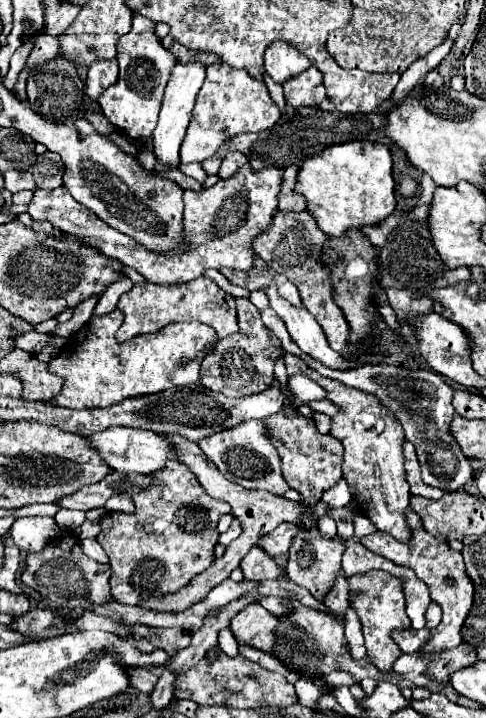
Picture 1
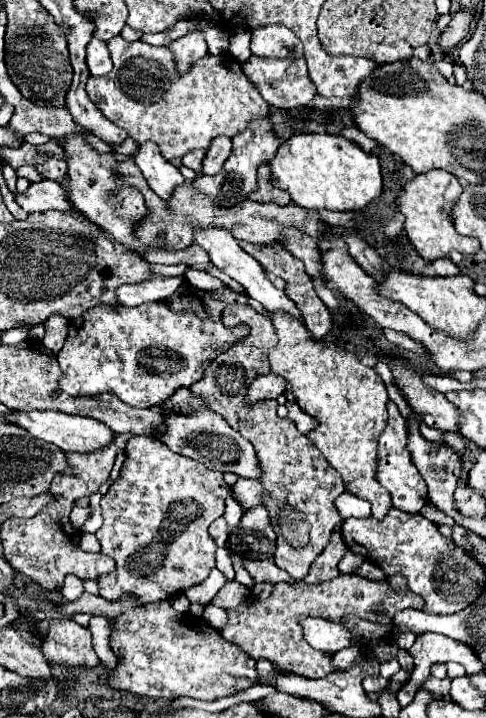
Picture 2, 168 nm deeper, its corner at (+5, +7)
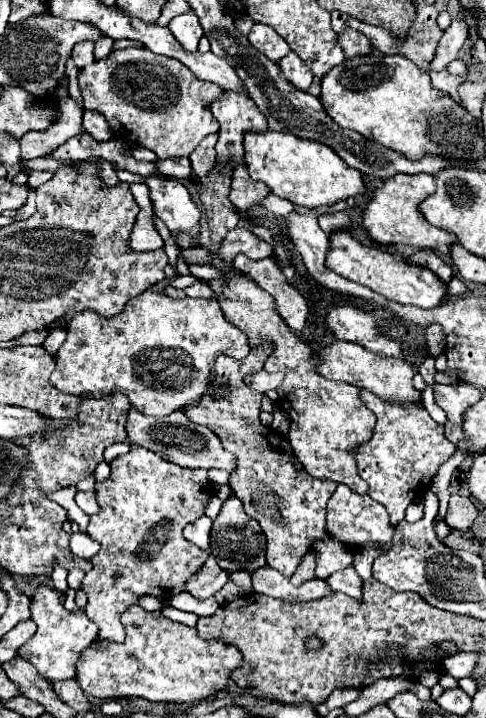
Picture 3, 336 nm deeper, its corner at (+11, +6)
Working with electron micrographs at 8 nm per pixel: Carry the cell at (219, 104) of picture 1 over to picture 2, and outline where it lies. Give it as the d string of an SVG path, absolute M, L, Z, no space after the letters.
M113 36L107 42L107 46L111 52L113 70L111 74L101 78L93 78L93 76L89 78L87 82L89 98L95 102L95 106L99 106L99 110L113 124L123 128L139 144L147 140L159 142L163 156L167 160L181 158L187 152L193 152L197 148L207 148L211 140L221 134L235 136L243 132L253 120L265 118L269 114L269 104L263 102L263 96L259 94L257 86L243 74L241 64L231 54L219 54L219 56L207 54L195 64L195 70L191 70L191 74L185 74L183 78L175 78L169 48L155 48L141 40L125 42L121 36Z

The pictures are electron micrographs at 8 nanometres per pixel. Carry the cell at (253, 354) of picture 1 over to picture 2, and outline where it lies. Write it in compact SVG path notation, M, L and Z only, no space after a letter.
M229 304L223 310L225 328L237 328L241 324L249 326L249 336L231 344L225 352L213 360L199 382L191 386L193 394L201 394L209 408L221 414L231 428L235 428L243 438L247 438L257 452L259 464L263 466L263 488L269 492L265 498L265 508L271 514L271 524L277 534L275 562L279 568L289 572L293 580L303 580L315 562L315 558L329 544L331 534L341 522L335 510L335 498L345 490L339 472L327 462L319 448L303 434L289 418L279 418L278 402L266 400L253 406L243 406L247 386L261 374L269 374L269 350L275 346L275 328L271 320L255 312L249 304Z

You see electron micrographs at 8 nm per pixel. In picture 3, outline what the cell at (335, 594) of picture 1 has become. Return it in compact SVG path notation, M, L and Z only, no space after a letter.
M307 553L305 555L305 559L299 563L299 567L297 567L297 571L293 573L293 577L291 577L291 583L297 583L297 585L301 585L301 583L305 583L305 579L313 579L315 577L315 557L313 557L313 553Z

